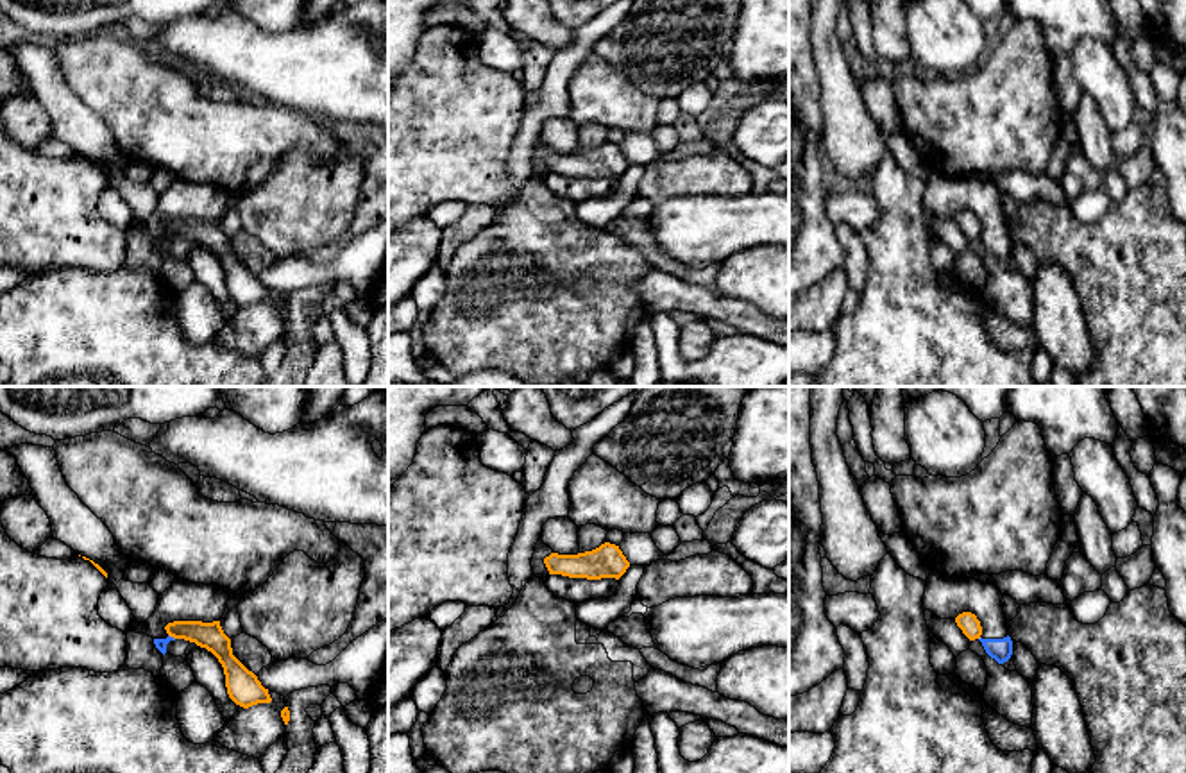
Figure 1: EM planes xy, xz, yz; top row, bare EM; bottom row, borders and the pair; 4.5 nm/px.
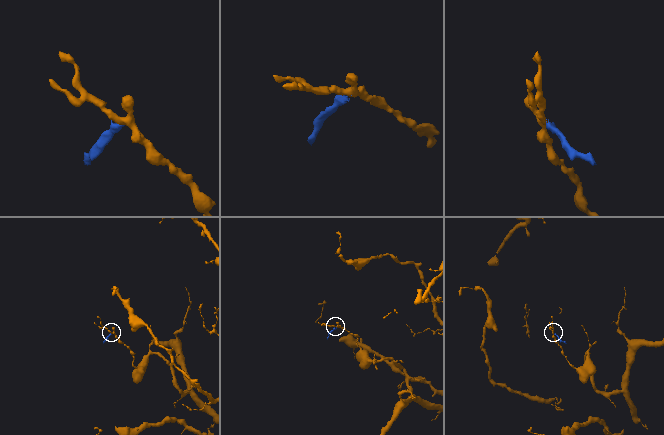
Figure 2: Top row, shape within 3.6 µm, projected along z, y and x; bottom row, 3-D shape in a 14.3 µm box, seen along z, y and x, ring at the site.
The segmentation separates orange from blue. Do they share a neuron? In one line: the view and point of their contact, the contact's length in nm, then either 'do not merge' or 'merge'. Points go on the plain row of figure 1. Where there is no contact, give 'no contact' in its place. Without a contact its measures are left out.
meets orange in xy at (172, 235); contact 40 nm long; do not merge

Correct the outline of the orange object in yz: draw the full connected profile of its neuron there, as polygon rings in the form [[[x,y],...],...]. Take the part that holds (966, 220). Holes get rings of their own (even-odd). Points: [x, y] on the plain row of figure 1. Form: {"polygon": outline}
{"polygon": [[[962,211],[955,217],[955,222],[970,240],[980,238],[982,225],[975,213]]]}

